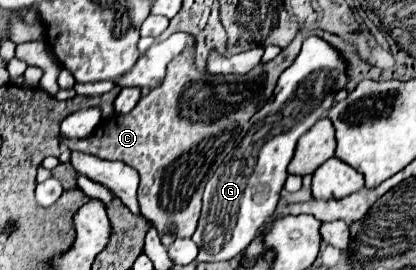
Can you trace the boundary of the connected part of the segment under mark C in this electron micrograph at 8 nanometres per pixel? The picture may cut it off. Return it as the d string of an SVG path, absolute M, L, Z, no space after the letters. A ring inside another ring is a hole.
M299 34L275 60L253 68L245 76L211 76L195 68L195 49L181 52L167 66L163 84L143 96L127 116L117 114L111 120L103 120L93 134L83 140L59 136L59 144L103 160L119 160L135 168L141 176L137 190L141 214L157 228L163 246L169 248L175 238L193 236L207 180L235 148L243 124L255 110L271 100L281 72L291 66L303 40L305 34Z

